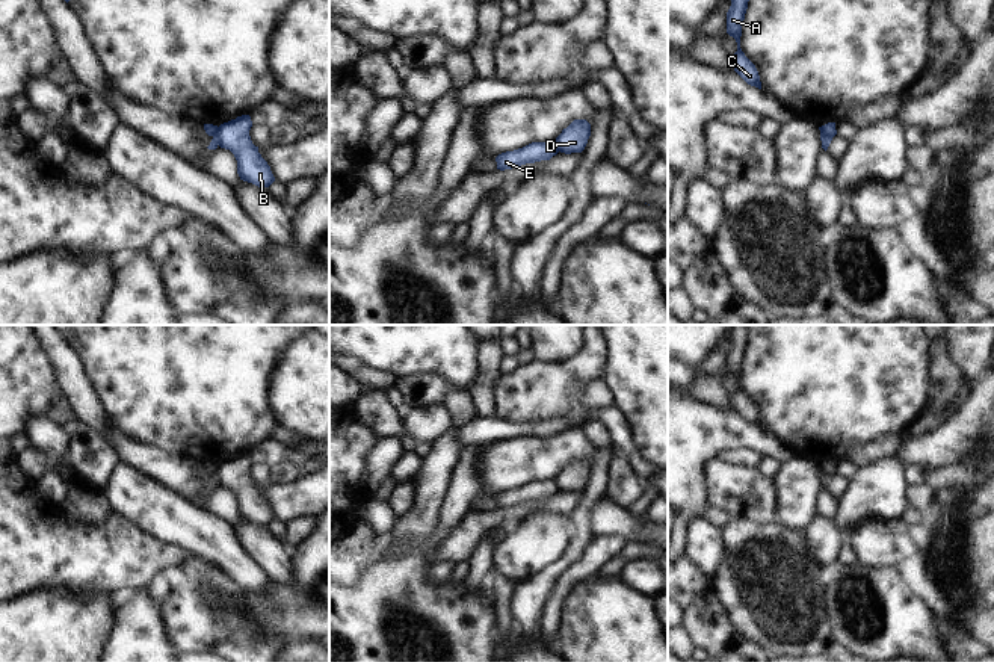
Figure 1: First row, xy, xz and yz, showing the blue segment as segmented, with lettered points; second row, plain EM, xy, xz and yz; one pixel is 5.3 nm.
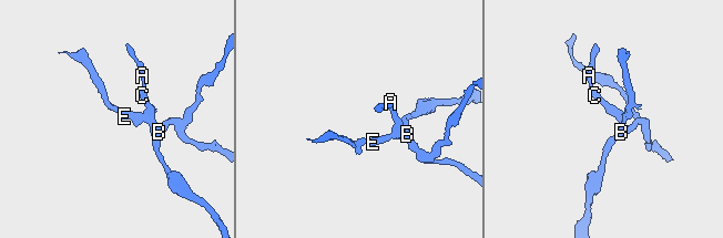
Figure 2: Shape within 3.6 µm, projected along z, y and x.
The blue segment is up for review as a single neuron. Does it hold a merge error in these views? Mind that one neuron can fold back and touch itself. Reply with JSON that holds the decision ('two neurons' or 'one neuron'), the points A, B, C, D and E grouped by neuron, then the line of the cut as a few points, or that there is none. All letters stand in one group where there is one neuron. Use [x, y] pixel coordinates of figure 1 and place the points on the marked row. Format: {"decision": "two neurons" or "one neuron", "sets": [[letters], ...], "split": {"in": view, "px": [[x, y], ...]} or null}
{"decision": "two neurons", "sets": [["A", "B", "C", "D"], ["E"]], "split": {"in": "xy", "px": [[218, 127], [216, 144]]}}

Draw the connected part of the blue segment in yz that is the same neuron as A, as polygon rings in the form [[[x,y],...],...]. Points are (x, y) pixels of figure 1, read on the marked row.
[[[731,0],[727,12],[727,33],[737,42],[737,51],[733,54],[734,71],[751,86],[761,89],[761,82],[755,65],[745,56],[740,48],[742,24],[749,0]]]

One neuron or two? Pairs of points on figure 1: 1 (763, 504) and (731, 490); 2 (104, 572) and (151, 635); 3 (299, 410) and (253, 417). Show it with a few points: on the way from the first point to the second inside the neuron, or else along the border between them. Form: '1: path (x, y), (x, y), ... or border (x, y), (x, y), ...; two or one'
1: path (756, 498), (739, 490); one
2: border (145, 587), (138, 590); two
3: border (272, 380), (271, 404), (280, 423); two

